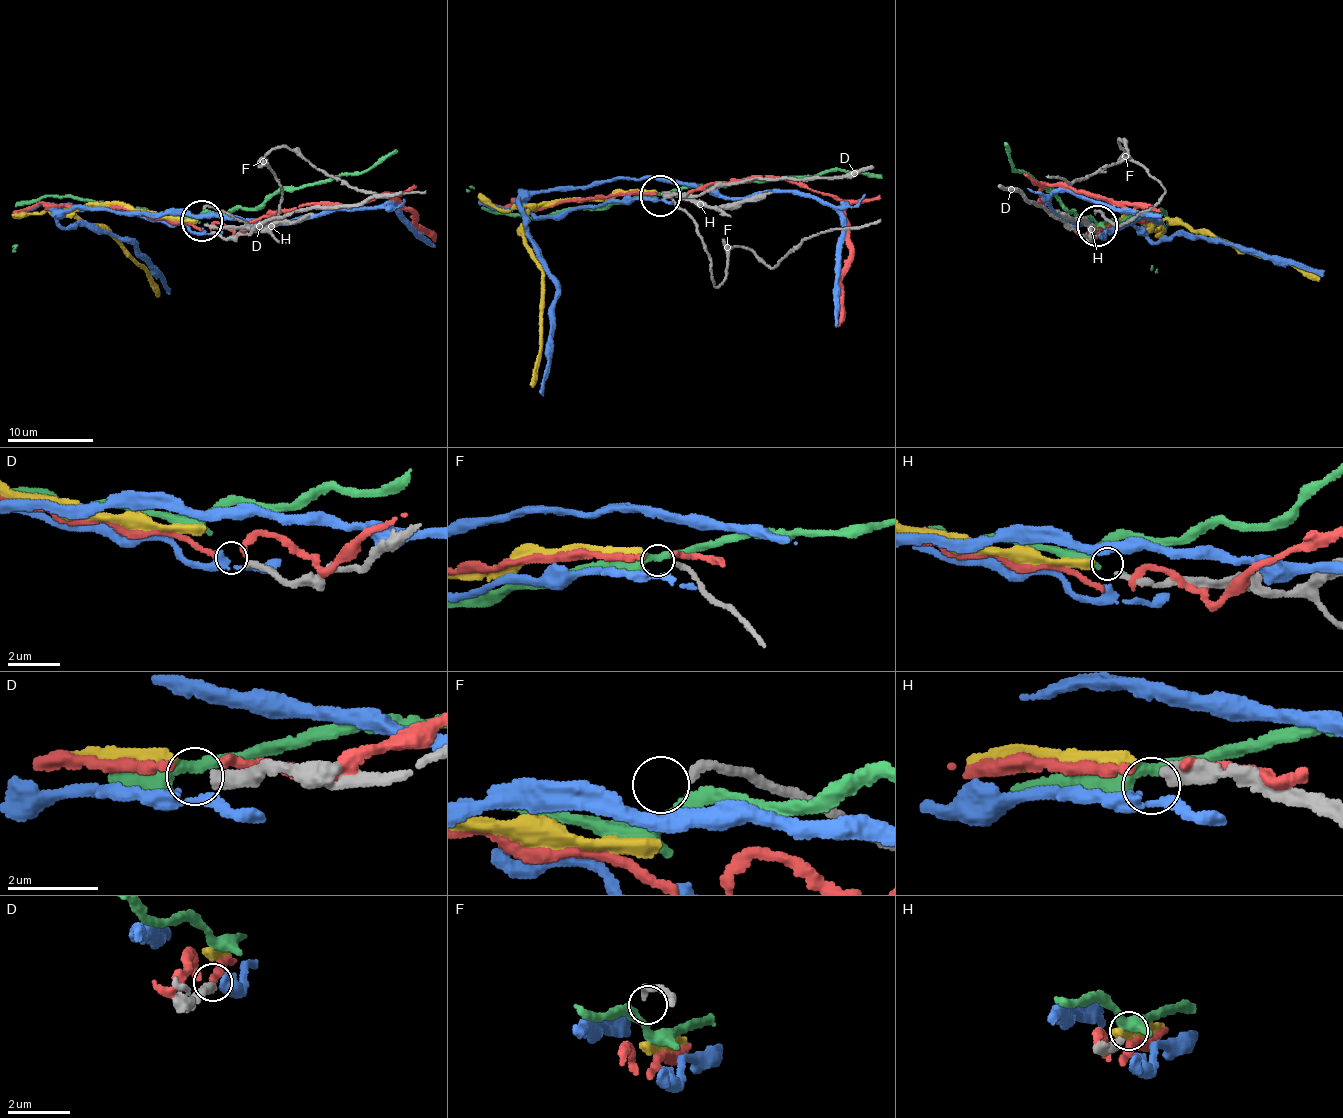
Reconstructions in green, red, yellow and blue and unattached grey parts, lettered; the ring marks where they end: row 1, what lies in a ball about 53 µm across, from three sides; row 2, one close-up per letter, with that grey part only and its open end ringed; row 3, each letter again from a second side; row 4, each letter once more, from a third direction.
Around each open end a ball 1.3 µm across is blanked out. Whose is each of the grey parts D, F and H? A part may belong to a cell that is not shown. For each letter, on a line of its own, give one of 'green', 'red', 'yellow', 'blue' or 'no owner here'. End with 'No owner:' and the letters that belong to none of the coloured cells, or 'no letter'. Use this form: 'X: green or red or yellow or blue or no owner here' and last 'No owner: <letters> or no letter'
D: no owner here
F: no owner here
H: yellow
No owner: D, F

